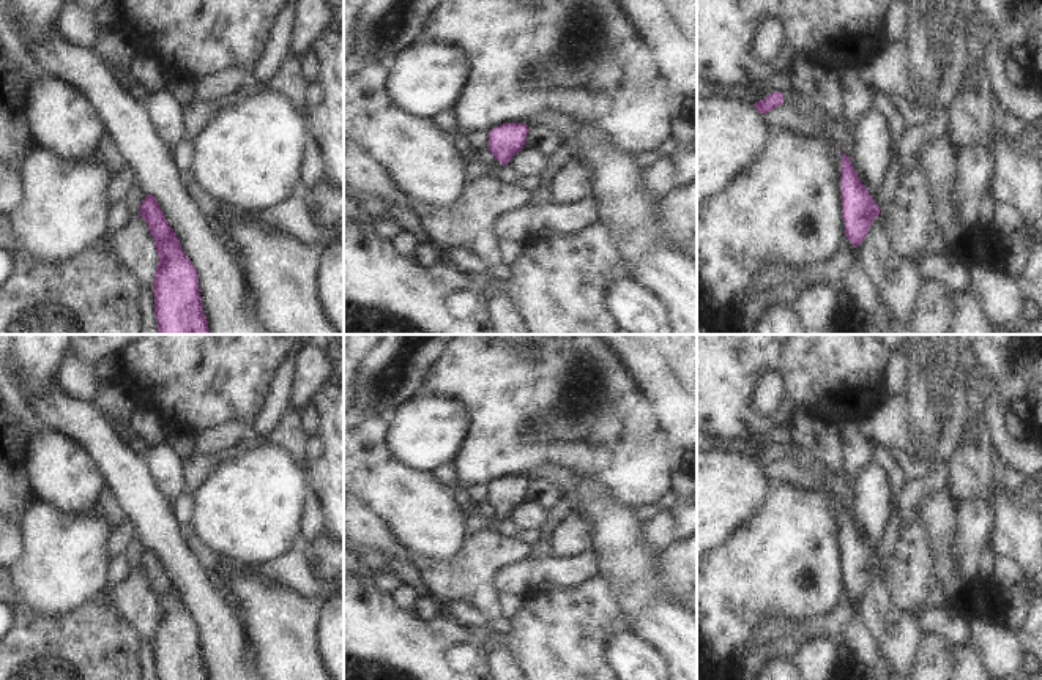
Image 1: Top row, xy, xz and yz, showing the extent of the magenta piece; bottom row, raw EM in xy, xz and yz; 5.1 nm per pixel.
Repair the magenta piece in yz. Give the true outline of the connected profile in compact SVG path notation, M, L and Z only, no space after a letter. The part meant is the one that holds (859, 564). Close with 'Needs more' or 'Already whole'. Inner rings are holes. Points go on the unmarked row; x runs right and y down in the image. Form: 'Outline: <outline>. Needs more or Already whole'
Outline: M872 442L873 459L880 462L889 476L894 510L888 524L888 533L883 541L872 551L867 541L861 536L850 511L842 506L842 571L845 574L845 590L853 601L859 600L880 563L895 554L895 544L905 527L906 513L897 506L897 500L908 484L903 467L883 446Z. Needs more

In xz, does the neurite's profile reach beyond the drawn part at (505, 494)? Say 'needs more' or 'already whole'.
needs more

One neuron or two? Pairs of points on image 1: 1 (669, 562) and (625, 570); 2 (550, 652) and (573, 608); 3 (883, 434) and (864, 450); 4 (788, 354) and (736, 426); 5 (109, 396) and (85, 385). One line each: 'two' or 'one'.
1: two
2: one
3: two
4: one
5: two

